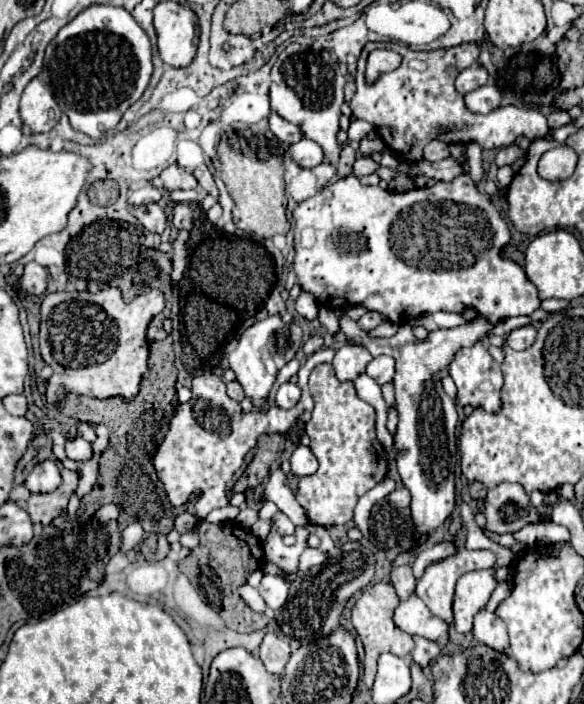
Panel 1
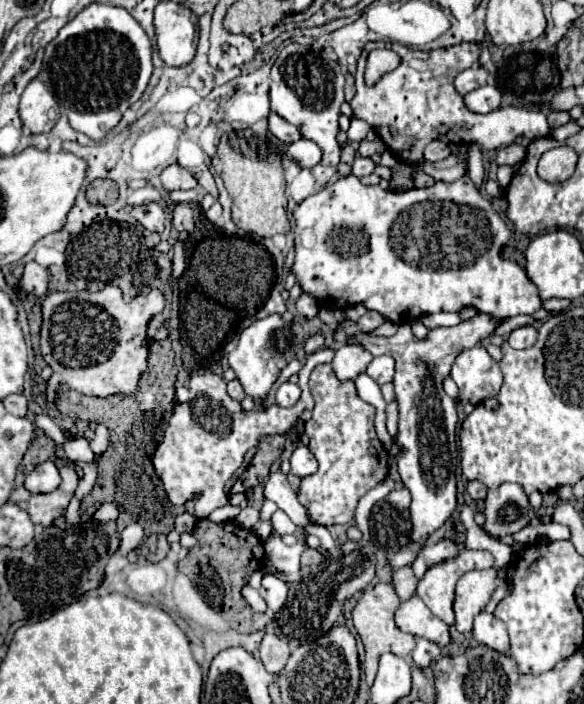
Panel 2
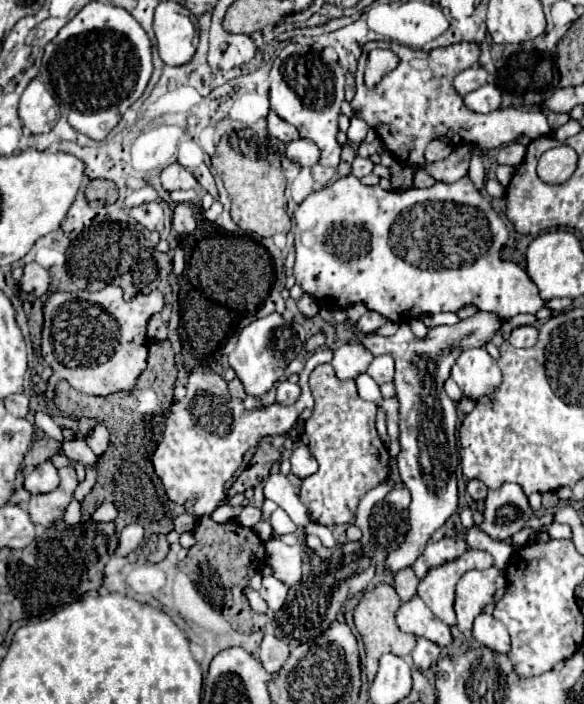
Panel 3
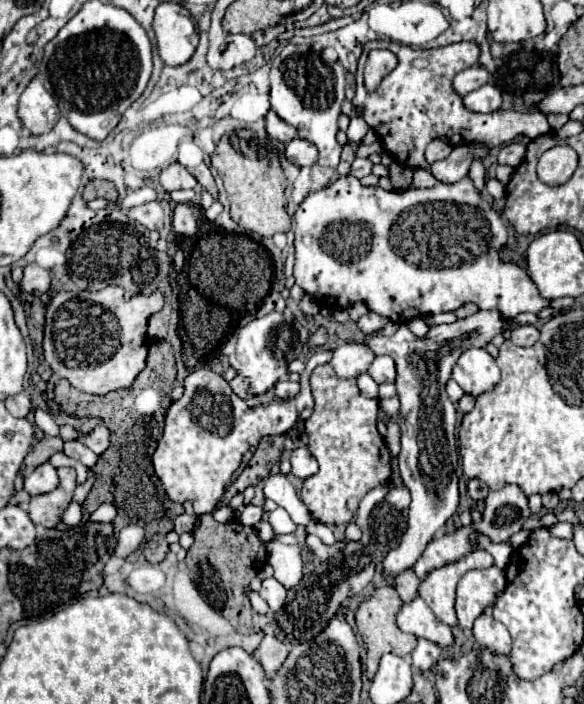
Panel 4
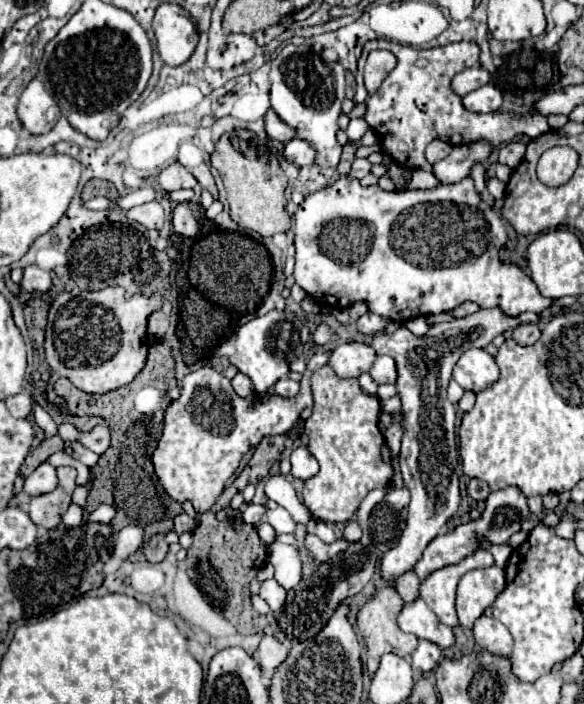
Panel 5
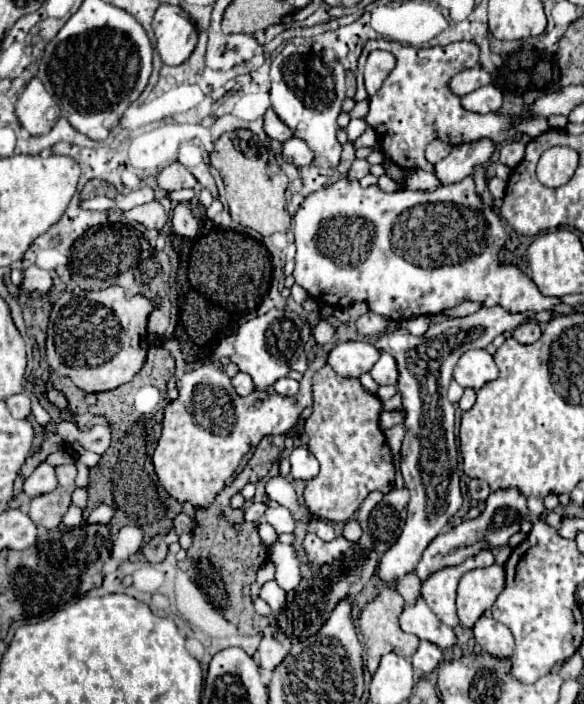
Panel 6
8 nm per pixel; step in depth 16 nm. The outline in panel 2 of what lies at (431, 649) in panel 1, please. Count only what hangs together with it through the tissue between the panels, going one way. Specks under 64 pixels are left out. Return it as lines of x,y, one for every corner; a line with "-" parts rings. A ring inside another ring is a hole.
416,636
414,640
416,640
416,648
412,650
412,660
416,666
420,666
424,670
442,654
442,648
436,642
420,638
420,636

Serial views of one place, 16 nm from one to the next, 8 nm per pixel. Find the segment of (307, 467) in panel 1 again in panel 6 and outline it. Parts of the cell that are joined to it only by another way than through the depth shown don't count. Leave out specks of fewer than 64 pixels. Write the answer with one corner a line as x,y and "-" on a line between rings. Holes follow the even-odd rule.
306,446
294,448
290,454
290,464
292,464
292,476
296,480
310,480
318,474
318,460
310,454

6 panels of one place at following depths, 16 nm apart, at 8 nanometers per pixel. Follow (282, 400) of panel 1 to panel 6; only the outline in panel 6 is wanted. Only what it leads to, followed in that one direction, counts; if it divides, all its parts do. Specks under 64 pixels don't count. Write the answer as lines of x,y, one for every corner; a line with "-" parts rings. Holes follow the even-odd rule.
280,378
276,384
274,384
274,390
280,394
280,396
294,396
298,392
298,382
292,380
292,378

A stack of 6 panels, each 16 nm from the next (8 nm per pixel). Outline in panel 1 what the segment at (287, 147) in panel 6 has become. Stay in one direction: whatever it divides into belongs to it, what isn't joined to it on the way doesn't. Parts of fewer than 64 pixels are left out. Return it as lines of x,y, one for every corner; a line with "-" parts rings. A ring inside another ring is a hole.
302,138
300,142
292,144
290,146
290,156
302,168
314,168
314,166
324,162
324,150
314,140
308,140
308,138

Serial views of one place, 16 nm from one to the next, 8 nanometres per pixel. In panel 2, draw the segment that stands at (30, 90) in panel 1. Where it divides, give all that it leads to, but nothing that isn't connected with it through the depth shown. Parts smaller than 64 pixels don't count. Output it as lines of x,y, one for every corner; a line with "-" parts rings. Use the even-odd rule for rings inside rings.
34,78
20,98
20,118
30,132
50,132
60,120
60,106
44,84

